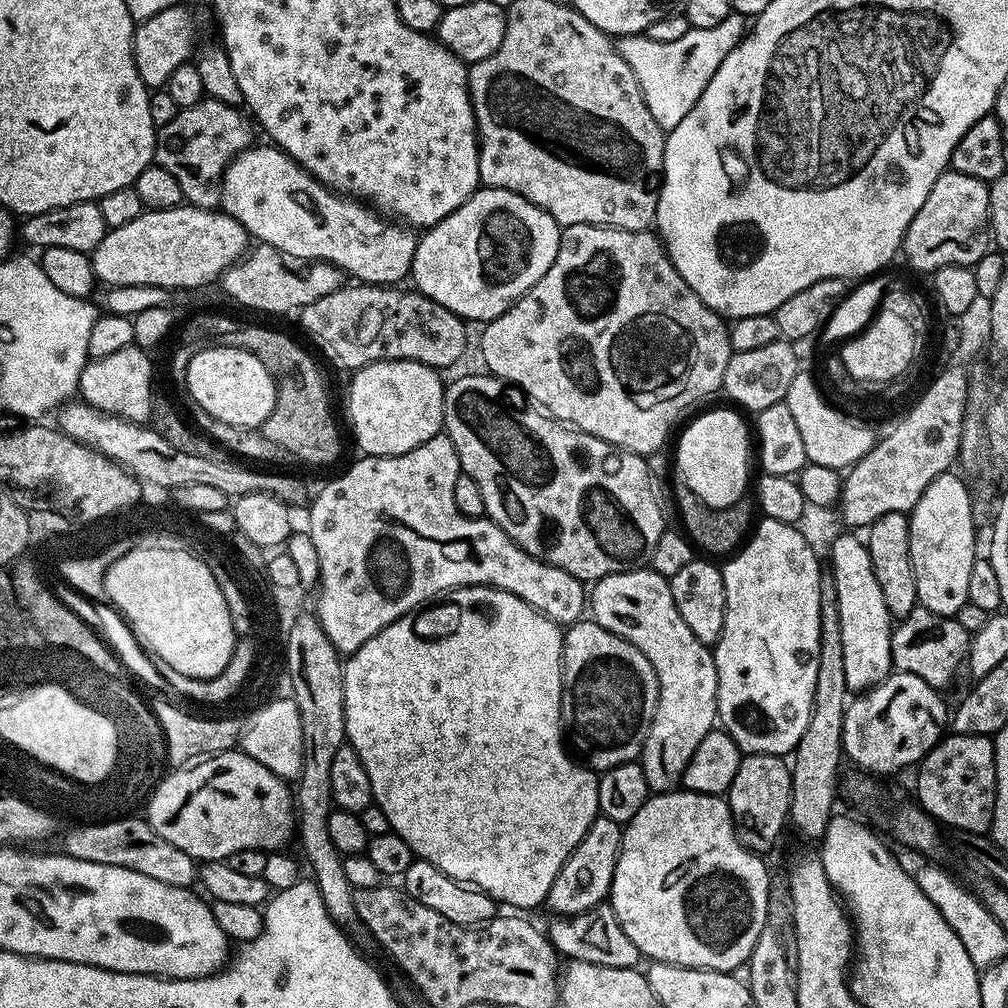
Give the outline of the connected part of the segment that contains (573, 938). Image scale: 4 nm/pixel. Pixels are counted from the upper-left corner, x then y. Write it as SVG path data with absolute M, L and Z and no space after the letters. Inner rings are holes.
M611 903L598 904L595 908L573 916L557 915L552 919L556 920L549 922L546 935L561 957L615 968L635 968L641 963L638 946L634 946L634 942L630 942L630 937L626 935L626 930L622 930Z

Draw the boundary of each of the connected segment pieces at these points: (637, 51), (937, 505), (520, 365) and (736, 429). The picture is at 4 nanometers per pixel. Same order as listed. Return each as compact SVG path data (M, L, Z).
M733 14L722 18L722 22L718 22L718 26L713 28L689 27L688 32L674 42L654 42L646 34L621 36L616 40L616 49L622 54L622 58L626 58L626 66L634 70L634 78L638 78L638 86L646 98L646 106L650 106L650 114L654 114L654 122L658 122L660 128L670 130L678 126L678 122L682 122L686 114L690 114L694 102L698 102L702 90L706 90L706 82L714 78L714 70L722 66L722 58L726 58L726 54L730 54L730 50L734 50L734 46L738 46L745 35L745 17Z
M949 470L934 478L908 516L916 598L919 607L939 616L955 616L968 603L966 589L970 583L970 566L974 566L978 558L972 496L954 473Z
M579 224L578 226L570 226L564 228L560 234L560 245L558 246L558 254L554 258L554 262L550 266L550 270L546 270L546 274L542 274L542 278L538 278L535 286L529 290L525 296L521 296L516 303L512 304L498 318L487 321L483 325L484 333L480 336L480 356L484 359L484 364L489 373L503 380L505 384L515 384L517 388L524 391L525 396L529 400L535 402L549 416L555 416L557 420L573 427L579 428L581 432L586 434L594 434L594 438L602 438L606 442L610 442L619 448L625 448L628 452L637 452L638 455L648 458L651 452L656 452L668 440L668 435L672 432L672 423L691 406L695 400L704 400L711 392L719 393L724 387L724 375L726 374L726 362L730 362L732 357L732 347L730 346L730 338L728 337L729 325L726 323L725 317L714 311L710 306L706 306L706 302L702 302L702 298L698 298L698 294L694 294L694 290L690 290L690 286L686 286L686 282L682 278L682 274L678 274L678 270L672 264L672 260L668 257L668 252L660 242L659 235L653 234L651 231L631 232L630 230L622 230L621 228L606 228L599 224Z
M731 407L728 408L716 408L713 412L704 412L701 414L697 420L692 420L688 424L688 429L685 430L684 433L680 436L680 441L676 444L676 468L680 471L680 476L682 479L683 487L691 490L696 497L702 501L706 506L710 506L711 508L729 508L732 504L737 504L740 500L745 499L747 490L750 488L750 480L748 484L748 436L750 440L750 428L744 425L744 420L739 416L741 413L739 411L733 410Z

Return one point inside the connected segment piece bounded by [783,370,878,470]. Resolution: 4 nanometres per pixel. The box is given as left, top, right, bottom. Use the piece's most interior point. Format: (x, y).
(837, 439)

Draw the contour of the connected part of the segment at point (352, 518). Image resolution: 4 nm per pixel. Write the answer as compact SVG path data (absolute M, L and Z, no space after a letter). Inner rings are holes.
M441 434L422 442L414 450L397 456L364 456L357 464L352 464L341 476L336 476L316 497L312 500L312 509L308 512L308 525L306 531L314 542L314 550L318 550L318 564L320 566L320 583L316 596L316 607L314 613L320 620L321 628L329 636L330 642L341 654L357 652L374 634L378 634L390 622L398 622L406 614L415 612L417 608L429 603L454 588L471 588L473 586L487 586L489 588L501 588L518 598L522 598L530 606L534 606L546 618L561 626L571 626L581 619L586 612L586 588L574 574L562 570L553 564L543 564L538 558L526 554L512 541L508 535L492 520L487 518L473 518L462 514L458 510L458 502L454 502L454 482L462 475L460 470L460 459L454 450L454 442L450 442L447 434Z

